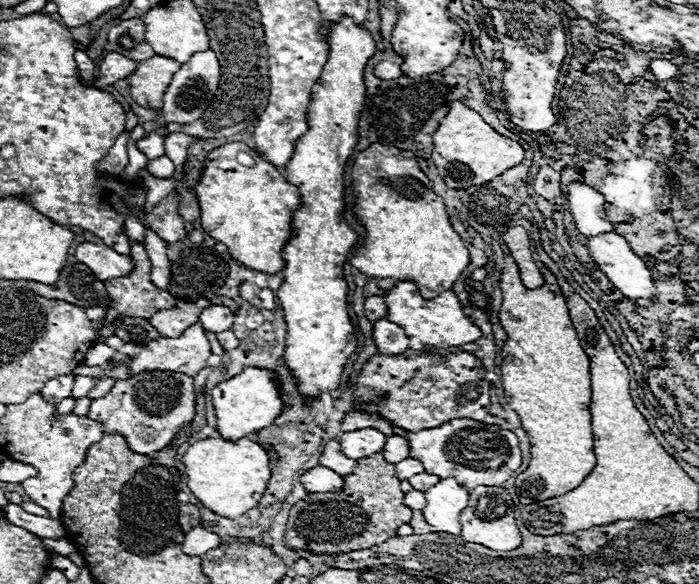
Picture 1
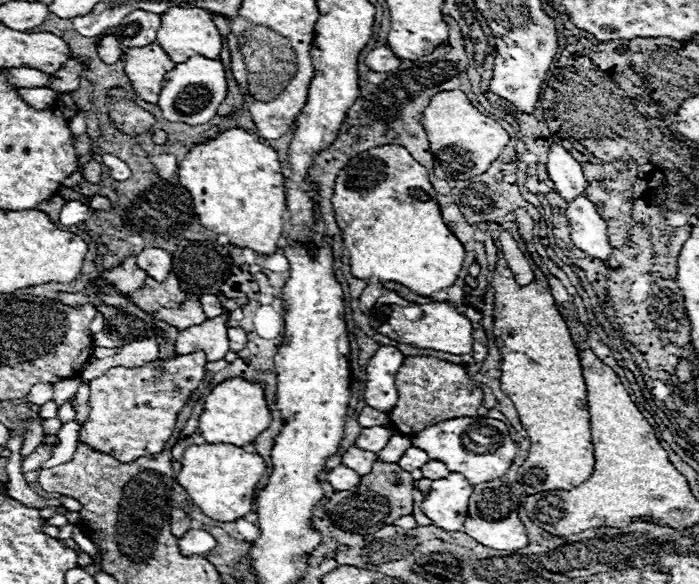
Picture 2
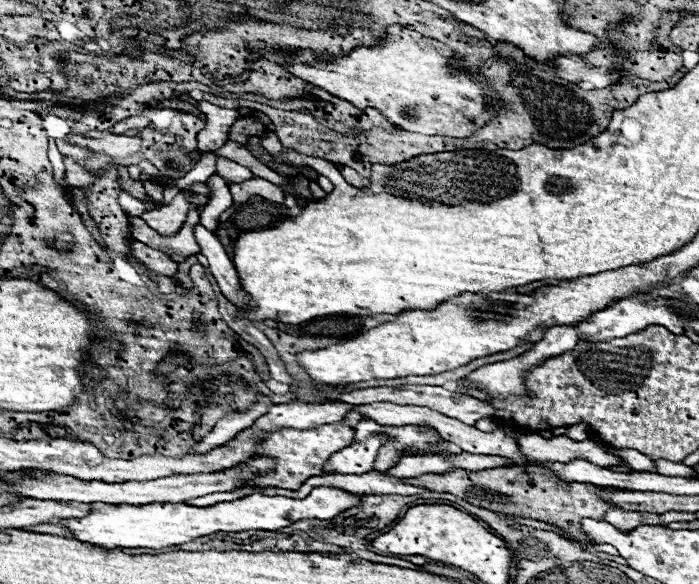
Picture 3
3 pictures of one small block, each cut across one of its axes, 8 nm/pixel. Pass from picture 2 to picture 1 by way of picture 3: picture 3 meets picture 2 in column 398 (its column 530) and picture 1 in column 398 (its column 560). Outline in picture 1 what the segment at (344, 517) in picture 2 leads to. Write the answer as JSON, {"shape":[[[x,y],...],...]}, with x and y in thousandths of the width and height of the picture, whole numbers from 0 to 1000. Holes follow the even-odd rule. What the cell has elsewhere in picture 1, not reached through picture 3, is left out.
{"shape":[[[546,777],[509,788],[504,812],[492,815],[492,832],[484,842],[441,846],[412,877],[406,928],[418,942],[441,942],[446,949],[486,949],[524,942],[567,918],[575,897],[587,897],[589,873],[578,866],[572,822],[564,812],[564,795],[549,791]]]}

